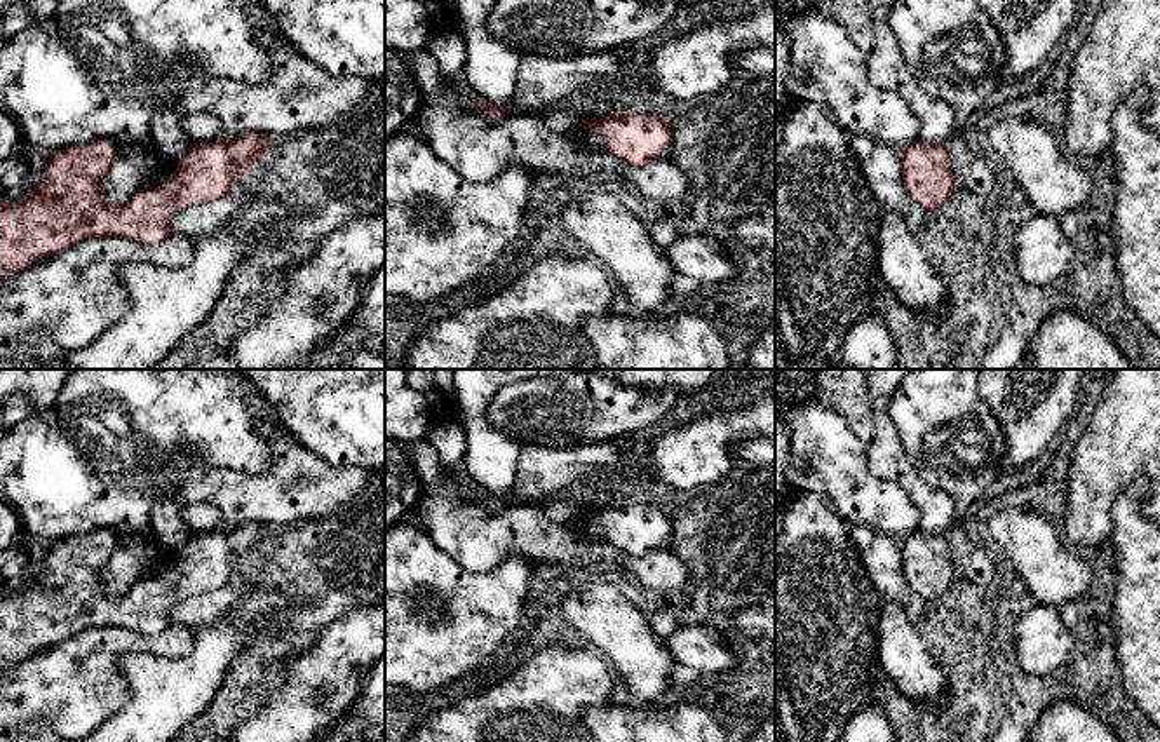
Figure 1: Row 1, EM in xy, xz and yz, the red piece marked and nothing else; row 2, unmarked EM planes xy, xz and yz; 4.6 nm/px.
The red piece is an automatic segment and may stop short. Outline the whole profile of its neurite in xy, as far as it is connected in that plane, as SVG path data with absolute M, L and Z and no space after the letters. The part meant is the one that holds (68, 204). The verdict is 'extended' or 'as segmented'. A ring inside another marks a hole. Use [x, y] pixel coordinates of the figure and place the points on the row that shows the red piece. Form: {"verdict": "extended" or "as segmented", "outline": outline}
{"verdict": "as segmented", "outline": "M263 132L190 143L178 160L178 169L160 186L141 188L124 204L110 204L105 195L105 178L115 160L115 146L110 139L54 150L38 185L30 193L14 202L7 202L5 197L0 200L0 275L19 272L92 237L125 237L157 246L167 239L171 216L178 207L226 195L233 183L270 148Z"}

